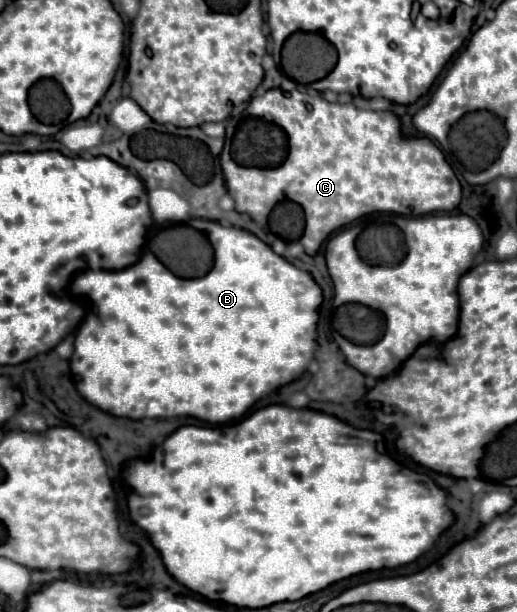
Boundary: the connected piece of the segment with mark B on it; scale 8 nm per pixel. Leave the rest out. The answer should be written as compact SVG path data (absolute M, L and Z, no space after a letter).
M191 220L191 224L197 224L197 228L201 228L207 234L207 238L209 238L209 242L211 242L211 246L215 250L215 264L213 264L211 270L209 270L209 260L213 260L213 256L209 256L209 244L205 244L205 234L199 232L199 230L195 230L195 228L191 228L189 224L179 224L179 228L173 226L173 228L161 228L161 230L157 230L147 240L149 251L144 251L141 258L139 258L139 262L135 262L133 266L117 270L117 272L109 272L109 270L85 270L85 272L79 272L71 280L71 284L67 286L67 292L81 294L81 298L85 302L85 318L77 326L75 342L73 342L73 354L69 358L71 372L77 378L77 390L79 390L79 394L89 404L105 410L107 414L121 416L121 418L131 418L131 420L169 418L169 416L195 416L199 420L213 422L213 424L215 422L229 422L229 420L235 420L235 418L243 416L247 412L247 408L251 404L255 404L263 394L269 394L269 392L277 390L279 386L289 384L291 380L295 380L301 372L305 372L307 364L313 360L315 330L317 330L317 320L319 320L317 308L323 302L321 288L315 284L315 280L307 272L297 270L293 264L289 264L281 256L277 256L257 236L253 236L253 234L241 230L241 228L225 228L225 226L221 226L217 222L209 222L209 220Z

